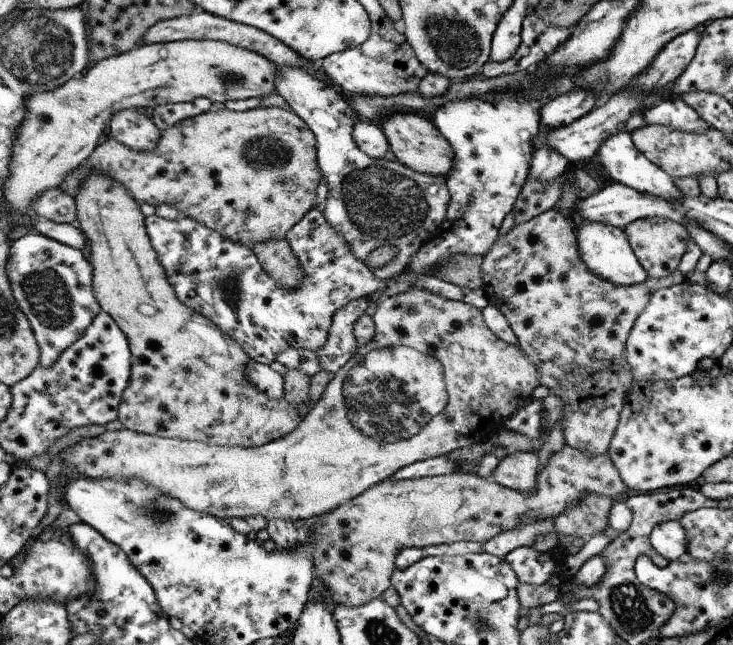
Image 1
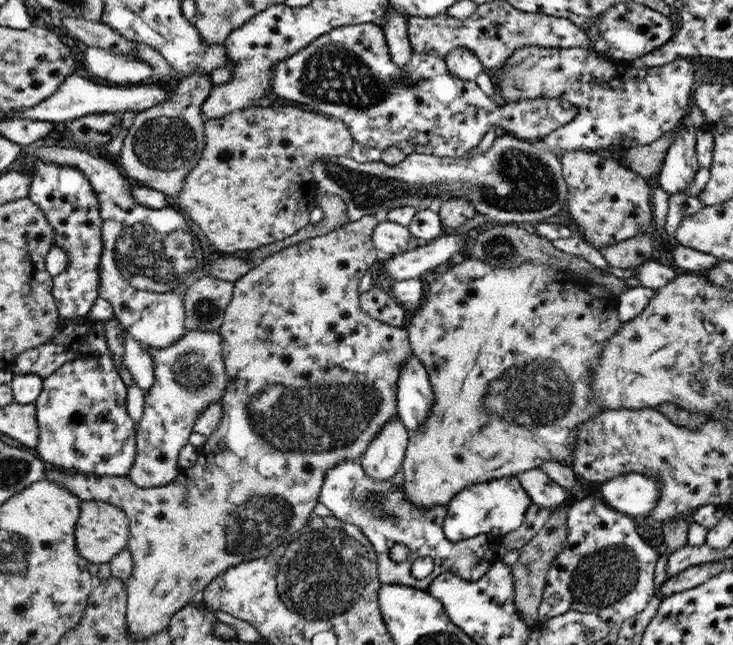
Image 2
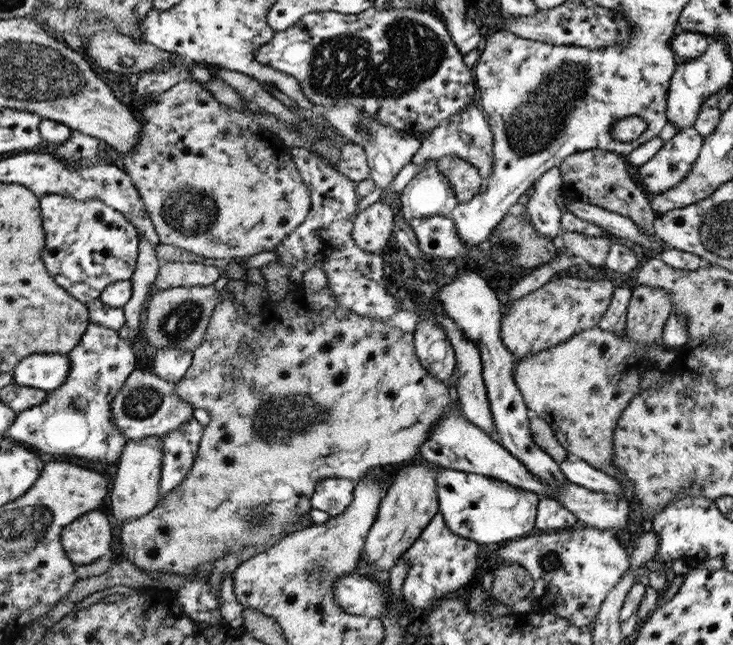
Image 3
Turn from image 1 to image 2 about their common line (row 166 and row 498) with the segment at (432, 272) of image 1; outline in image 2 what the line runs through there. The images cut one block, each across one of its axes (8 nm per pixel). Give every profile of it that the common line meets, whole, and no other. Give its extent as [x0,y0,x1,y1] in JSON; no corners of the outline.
[443,476,531,542]

